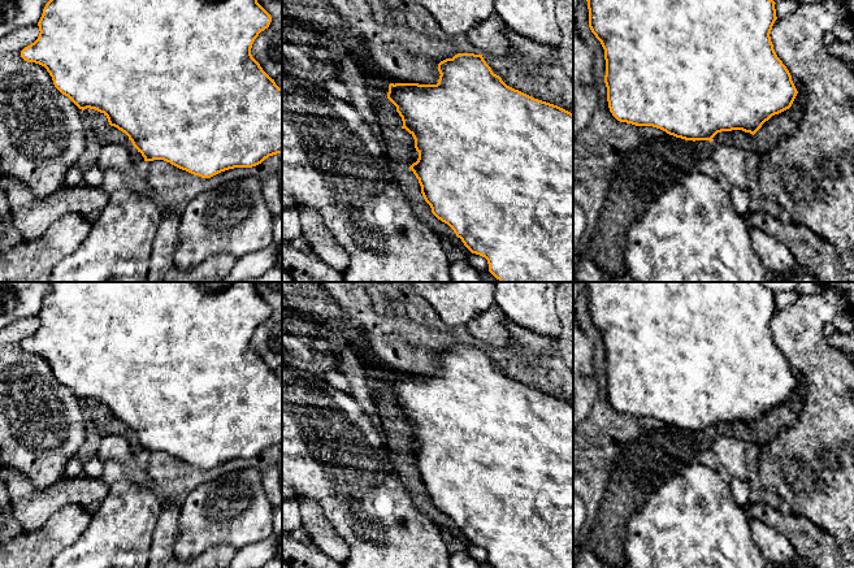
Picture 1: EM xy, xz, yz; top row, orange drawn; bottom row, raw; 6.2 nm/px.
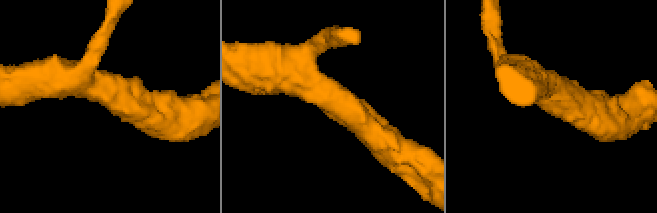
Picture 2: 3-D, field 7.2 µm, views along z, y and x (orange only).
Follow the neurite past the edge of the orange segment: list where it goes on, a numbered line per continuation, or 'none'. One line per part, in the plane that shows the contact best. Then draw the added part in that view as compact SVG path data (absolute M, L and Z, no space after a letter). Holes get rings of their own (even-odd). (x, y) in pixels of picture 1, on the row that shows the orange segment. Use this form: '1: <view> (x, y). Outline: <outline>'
none

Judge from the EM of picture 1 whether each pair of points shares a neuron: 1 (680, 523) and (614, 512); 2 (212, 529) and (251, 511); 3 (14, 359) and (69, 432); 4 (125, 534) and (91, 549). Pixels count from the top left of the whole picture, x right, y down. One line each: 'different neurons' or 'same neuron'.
1: different neurons
2: same neuron
3: same neuron
4: same neuron

